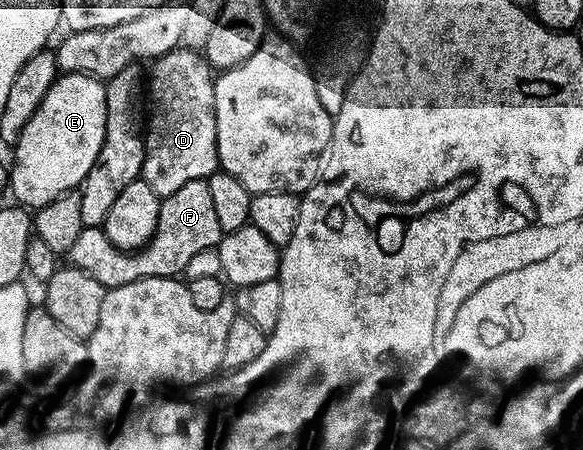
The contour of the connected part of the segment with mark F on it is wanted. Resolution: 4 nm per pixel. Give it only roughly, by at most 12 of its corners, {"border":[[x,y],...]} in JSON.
{"border":[[207,181],[162,197],[144,248],[83,227],[70,267],[107,289],[185,272],[224,235]]}

